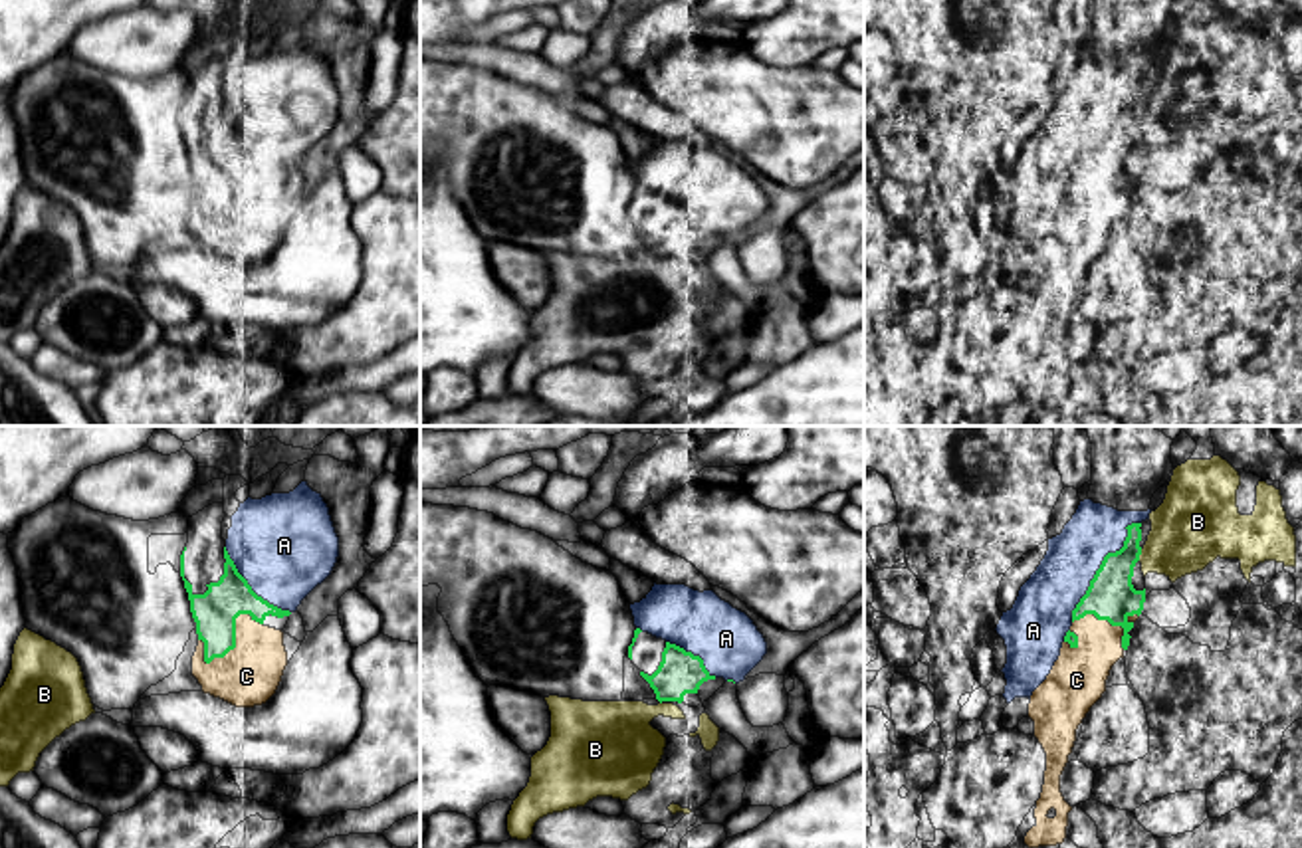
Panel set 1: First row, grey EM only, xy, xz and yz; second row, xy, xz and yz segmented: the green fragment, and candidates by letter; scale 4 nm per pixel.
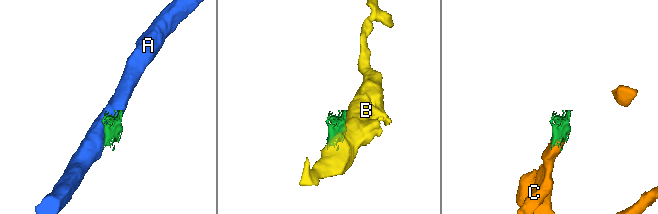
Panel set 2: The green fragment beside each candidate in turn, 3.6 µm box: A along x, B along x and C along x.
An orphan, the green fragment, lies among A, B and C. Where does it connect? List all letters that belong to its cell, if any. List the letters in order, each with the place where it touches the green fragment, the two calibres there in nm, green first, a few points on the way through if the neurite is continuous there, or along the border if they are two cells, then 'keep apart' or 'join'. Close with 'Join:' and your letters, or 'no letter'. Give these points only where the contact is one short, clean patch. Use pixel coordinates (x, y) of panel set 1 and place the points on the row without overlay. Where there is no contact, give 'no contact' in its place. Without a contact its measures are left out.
A: meets green in yz at (1100, 121); 190 nm thick on the green side, 220 nm on the other; keep apart
B: meets green in yz at (1140, 109); 190 nm thick on the green side, 320 nm on the other; keep apart
C: meets green in xy at (234, 193); 180 nm thick on the green side, 240 nm on the other; join
Join: C

